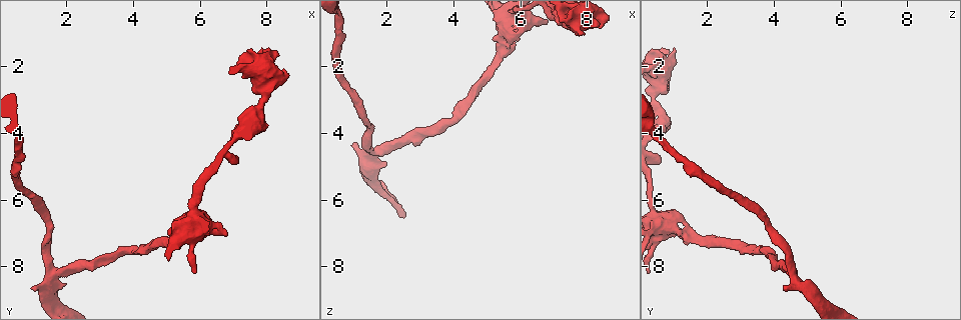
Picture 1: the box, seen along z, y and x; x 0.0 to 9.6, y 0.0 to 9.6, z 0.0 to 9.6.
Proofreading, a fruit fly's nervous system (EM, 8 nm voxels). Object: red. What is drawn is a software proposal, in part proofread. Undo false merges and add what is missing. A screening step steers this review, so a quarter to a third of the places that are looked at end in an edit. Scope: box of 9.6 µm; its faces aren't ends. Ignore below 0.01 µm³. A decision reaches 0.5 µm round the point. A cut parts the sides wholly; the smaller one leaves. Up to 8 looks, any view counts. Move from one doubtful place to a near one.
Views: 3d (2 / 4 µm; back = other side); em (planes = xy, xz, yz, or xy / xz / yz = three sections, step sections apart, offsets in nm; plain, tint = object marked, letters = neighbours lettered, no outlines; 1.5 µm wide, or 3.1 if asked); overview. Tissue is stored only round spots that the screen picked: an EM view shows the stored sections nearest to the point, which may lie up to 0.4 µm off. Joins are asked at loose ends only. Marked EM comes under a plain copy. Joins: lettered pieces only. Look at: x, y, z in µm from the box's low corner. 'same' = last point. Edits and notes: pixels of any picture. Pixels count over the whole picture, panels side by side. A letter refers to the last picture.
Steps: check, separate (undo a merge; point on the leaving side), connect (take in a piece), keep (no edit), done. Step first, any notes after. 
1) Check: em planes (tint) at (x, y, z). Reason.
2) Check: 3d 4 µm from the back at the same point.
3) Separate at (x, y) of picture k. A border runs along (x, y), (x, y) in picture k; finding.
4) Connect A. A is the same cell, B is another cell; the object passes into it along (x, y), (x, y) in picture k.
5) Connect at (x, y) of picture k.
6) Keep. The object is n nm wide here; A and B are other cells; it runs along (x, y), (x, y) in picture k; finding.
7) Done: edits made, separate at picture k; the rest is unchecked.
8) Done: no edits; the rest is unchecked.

Check: 3d 4 µm from the back at (6.80, 7.05, 0.65). Stops while still wide.

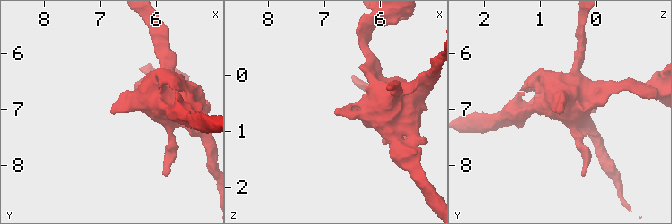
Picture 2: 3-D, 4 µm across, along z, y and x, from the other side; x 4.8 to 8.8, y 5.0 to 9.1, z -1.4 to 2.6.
Check: em planes (tint) at (6.80, 7.10, 0.70).

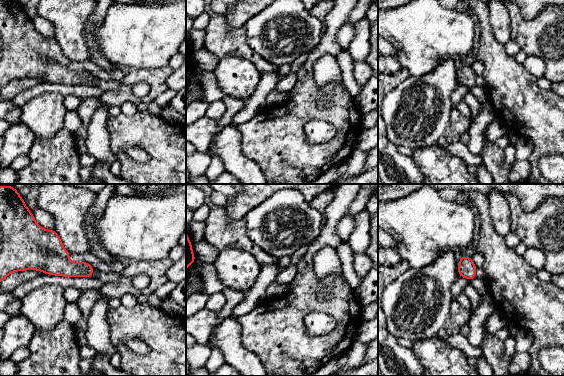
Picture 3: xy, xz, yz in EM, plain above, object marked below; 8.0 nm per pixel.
Check: em planes (letters) at the same point.

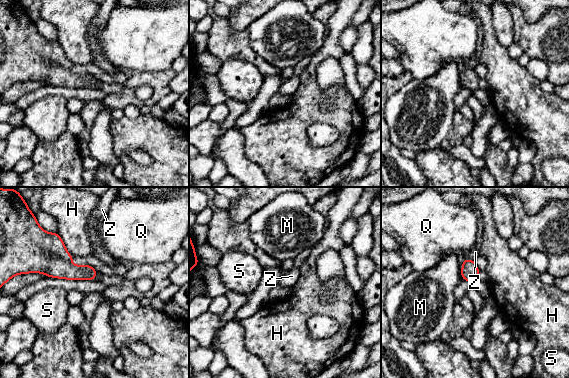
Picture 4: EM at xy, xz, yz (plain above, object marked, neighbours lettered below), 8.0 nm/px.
Keep. H, M, Q, S and Z are other cells; a border runs along (474, 260), (465, 259), (460, 271) in picture 4; no lettered piece goes on from it.

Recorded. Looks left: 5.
Check: 3d 4 µm from the back at (0.95, 8.65, 4.40). Free end.

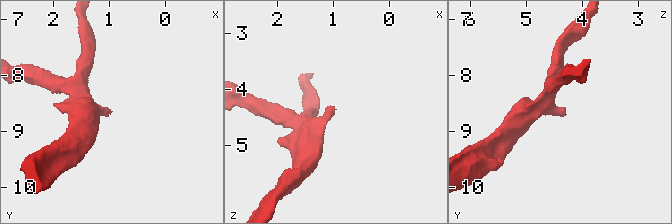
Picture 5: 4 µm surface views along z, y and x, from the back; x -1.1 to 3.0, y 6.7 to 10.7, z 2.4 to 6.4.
Check: em yz step 8 (tint) at (1.00, 8.65, 4.45). Shape alone is not enough.

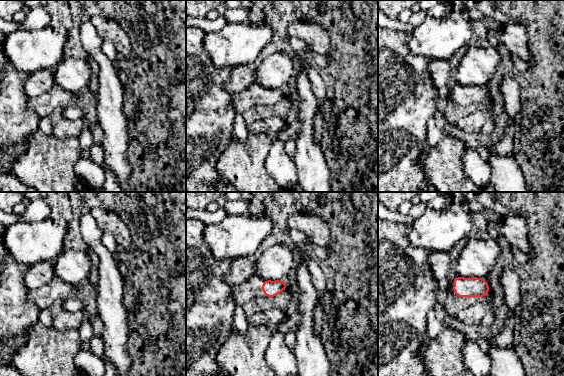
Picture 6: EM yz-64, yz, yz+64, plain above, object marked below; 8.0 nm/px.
Check: em planes (letters) at the same point. Cut it another way.

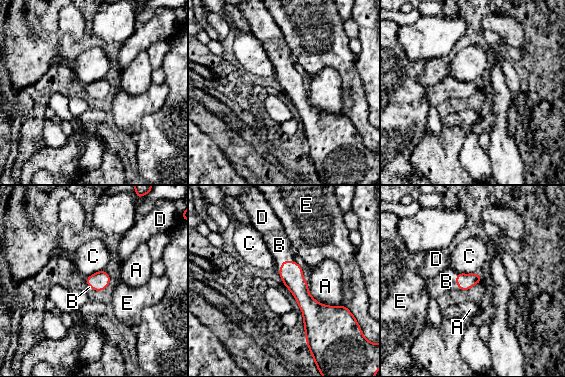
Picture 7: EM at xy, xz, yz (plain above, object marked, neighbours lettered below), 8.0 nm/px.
Connect B. The object is 130 nm wide here; B is the same cell, A, C, D and E are other cells; the object passes into it along (291, 274), (283, 261), (279, 245) in picture 7; it goes on there.

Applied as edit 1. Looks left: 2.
Check: overview. Redraw.

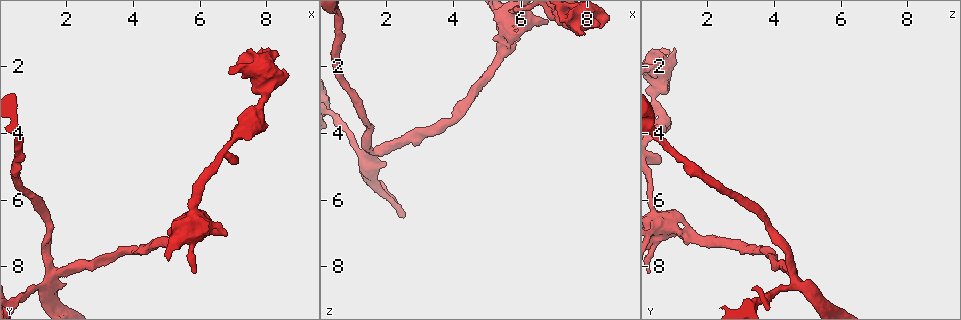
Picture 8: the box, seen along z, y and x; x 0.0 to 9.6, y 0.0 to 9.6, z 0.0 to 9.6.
Check: em xy step 8 (letters) at (8.40, 2.20, 0.85). Thick end.

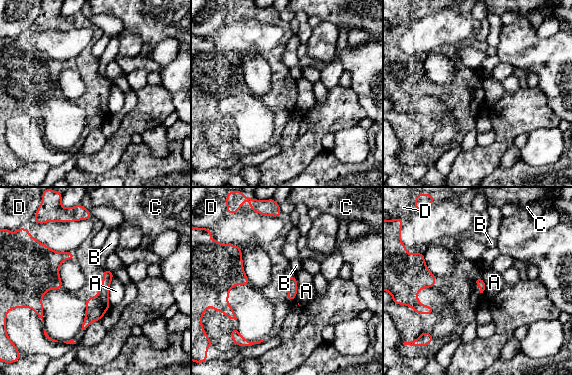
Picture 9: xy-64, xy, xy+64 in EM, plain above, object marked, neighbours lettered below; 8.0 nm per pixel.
Keep. A, B, C and D are other cells; it runs along (108, 273), (100, 303), (85, 324) in picture 9; none of them fits.

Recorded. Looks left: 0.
Done: edits made, connect at picture 7; the rest is unchecked.

